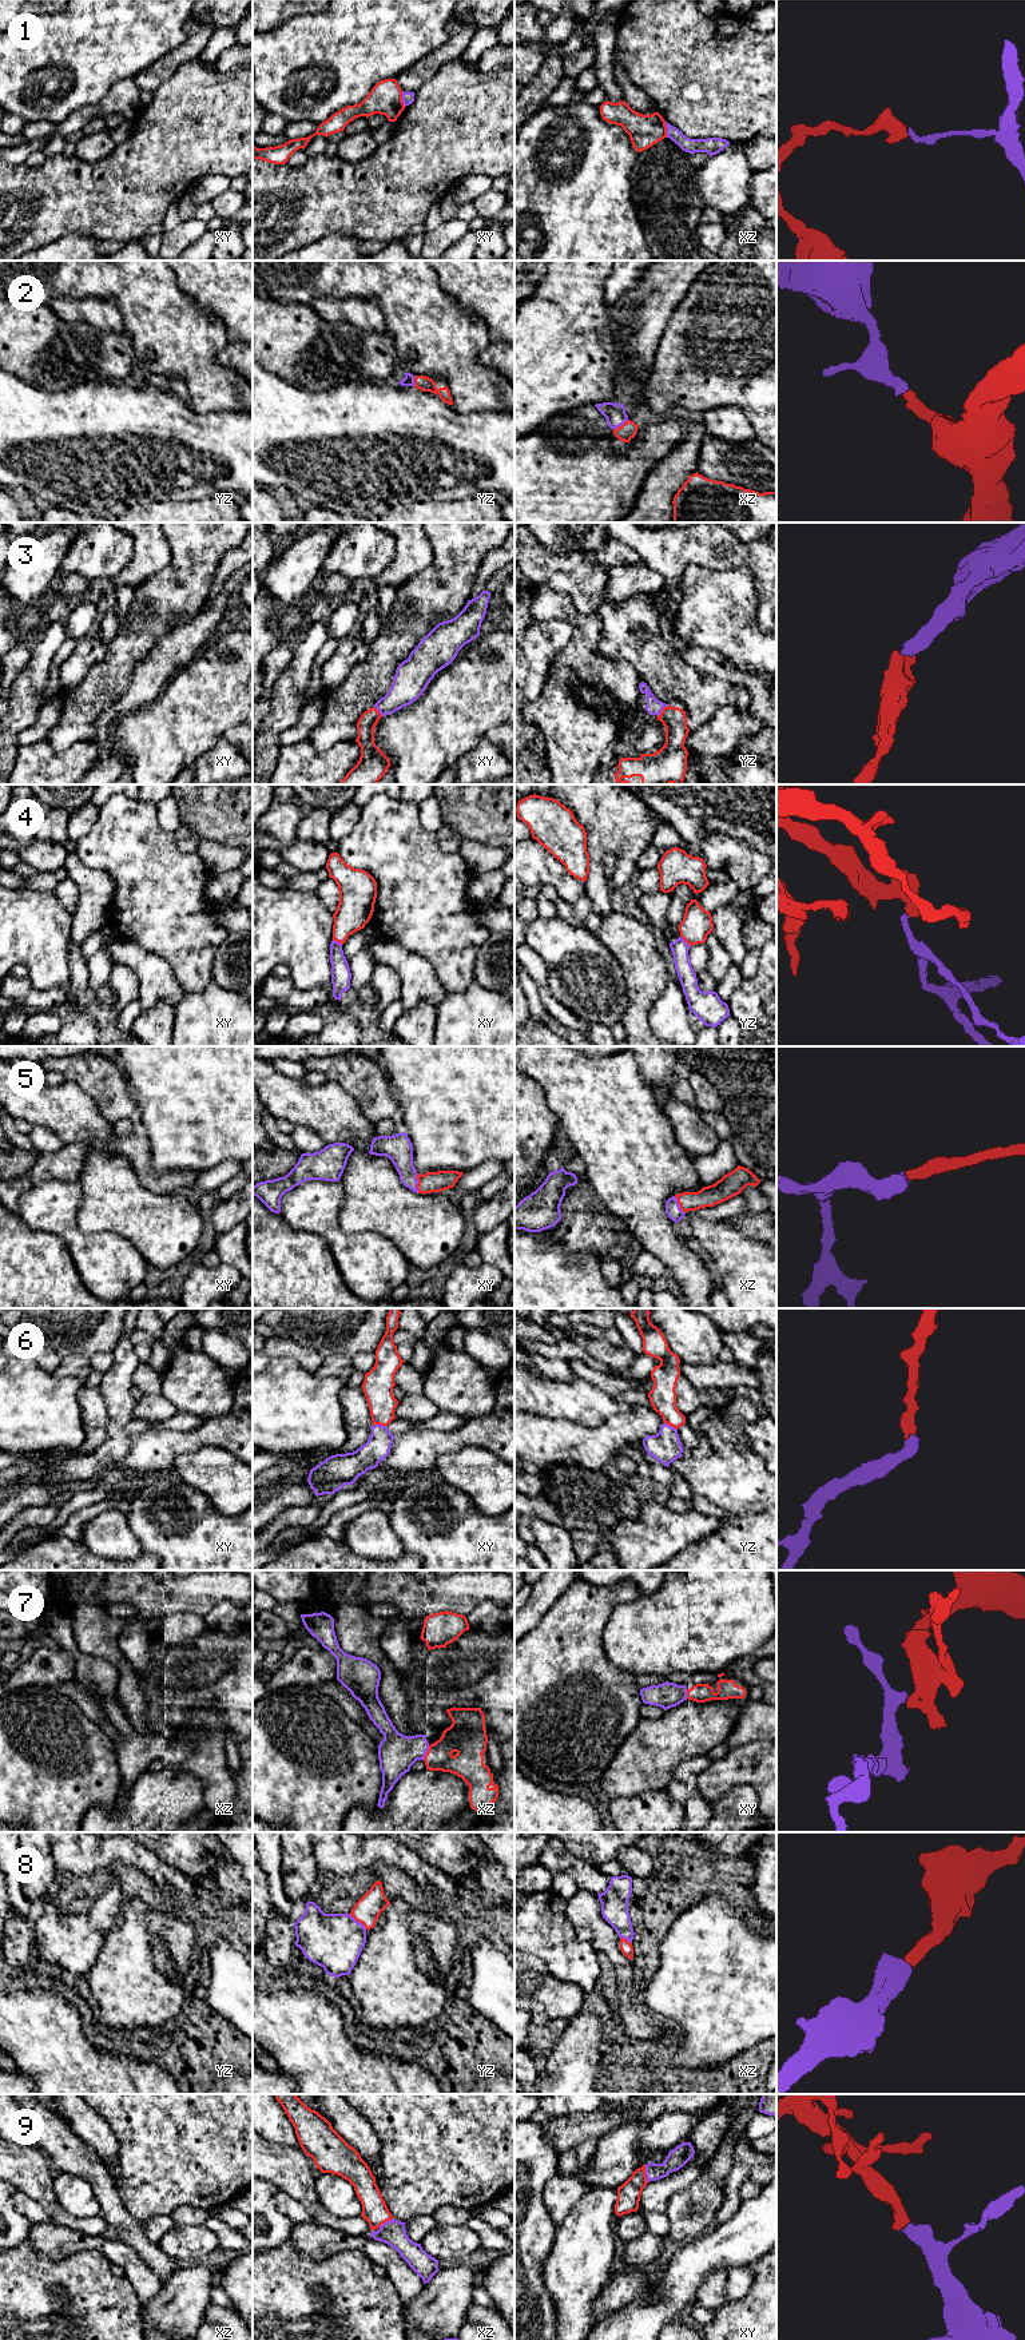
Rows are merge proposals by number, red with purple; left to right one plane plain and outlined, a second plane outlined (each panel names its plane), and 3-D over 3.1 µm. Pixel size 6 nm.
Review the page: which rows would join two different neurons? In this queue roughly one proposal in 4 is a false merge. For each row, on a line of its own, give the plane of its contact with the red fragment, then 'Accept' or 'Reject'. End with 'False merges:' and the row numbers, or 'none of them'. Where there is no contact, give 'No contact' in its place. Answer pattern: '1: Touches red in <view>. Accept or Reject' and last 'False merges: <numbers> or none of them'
1: Touches red in xz. Reject
2: Touches red in xz. Accept
3: Touches red in yz. Accept
4: Touches red in yz. Reject
5: Touches red in xy. Accept
6: Touches red in xy. Accept
7: Touches red in xz. Accept
8: Touches red in yz. Accept
9: Touches red in xy. Accept
False merges: 1, 4

